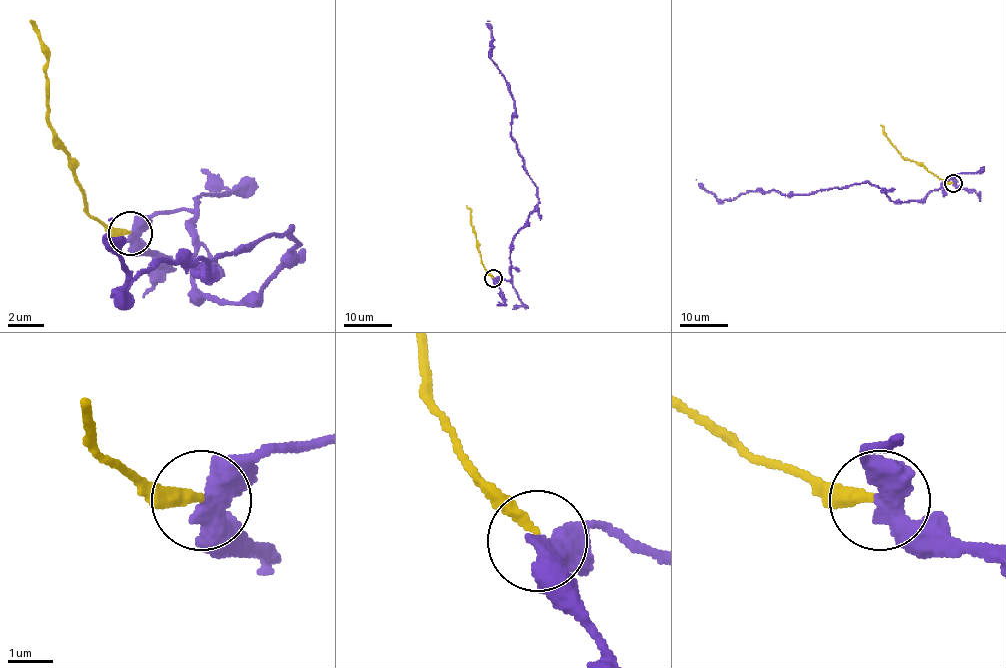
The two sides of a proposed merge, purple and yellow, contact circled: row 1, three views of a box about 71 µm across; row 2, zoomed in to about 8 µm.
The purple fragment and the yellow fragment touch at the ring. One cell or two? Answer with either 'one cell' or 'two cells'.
two cells

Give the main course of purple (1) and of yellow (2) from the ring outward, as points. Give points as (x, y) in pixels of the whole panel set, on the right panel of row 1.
1: (954, 183), (955, 177), (903, 202), (867, 182), (719, 200), (696, 179)
2: (952, 183), (904, 159), (880, 125)

